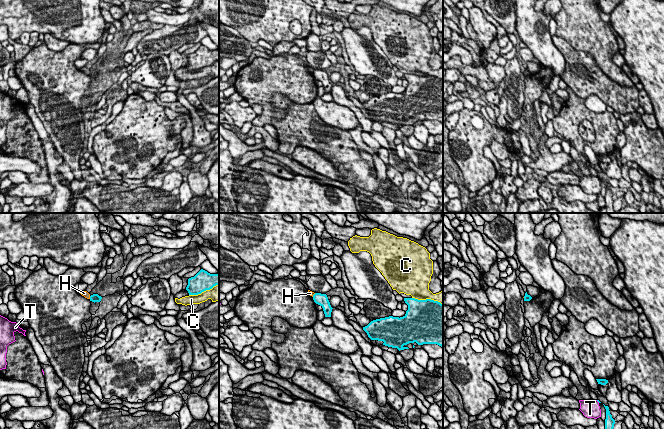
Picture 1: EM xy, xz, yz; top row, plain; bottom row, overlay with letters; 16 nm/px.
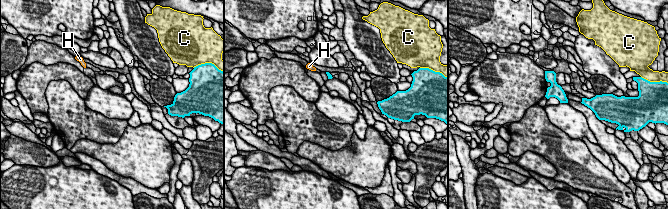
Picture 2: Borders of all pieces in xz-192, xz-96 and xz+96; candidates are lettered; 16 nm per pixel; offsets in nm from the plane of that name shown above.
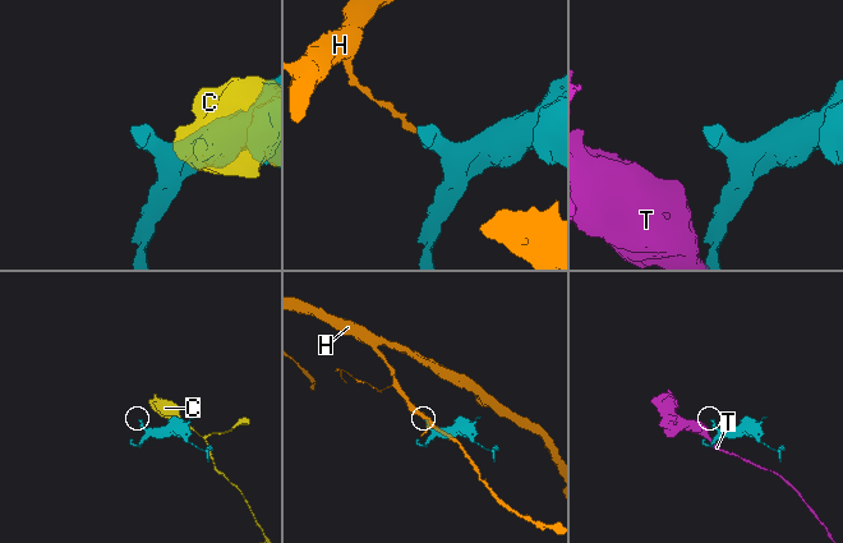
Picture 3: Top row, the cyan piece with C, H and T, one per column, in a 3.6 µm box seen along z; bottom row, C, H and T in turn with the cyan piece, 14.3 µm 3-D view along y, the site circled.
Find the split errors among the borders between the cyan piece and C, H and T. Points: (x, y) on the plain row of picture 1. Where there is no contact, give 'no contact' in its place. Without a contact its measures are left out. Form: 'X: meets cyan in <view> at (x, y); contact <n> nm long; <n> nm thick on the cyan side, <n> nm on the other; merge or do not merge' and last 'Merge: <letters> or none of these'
C: meets cyan in xz at (427, 75); contact 500 nm long; 480 nm thick on the cyan side, 360 nm on the other; do not merge
H: meets cyan in xz at (313, 71); contact 80 nm long; 190 nm thick on the cyan side, 70 nm on the other; do not merge
T: meets cyan in yz at (598, 177); contact 70 nm long; 30 nm thick on the cyan side, 280 nm on the other; do not merge
Merge: none of these

